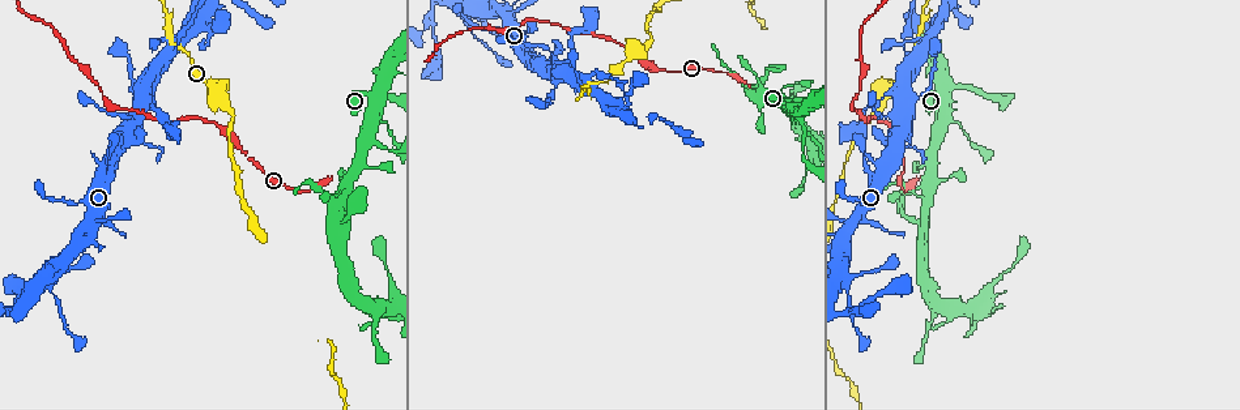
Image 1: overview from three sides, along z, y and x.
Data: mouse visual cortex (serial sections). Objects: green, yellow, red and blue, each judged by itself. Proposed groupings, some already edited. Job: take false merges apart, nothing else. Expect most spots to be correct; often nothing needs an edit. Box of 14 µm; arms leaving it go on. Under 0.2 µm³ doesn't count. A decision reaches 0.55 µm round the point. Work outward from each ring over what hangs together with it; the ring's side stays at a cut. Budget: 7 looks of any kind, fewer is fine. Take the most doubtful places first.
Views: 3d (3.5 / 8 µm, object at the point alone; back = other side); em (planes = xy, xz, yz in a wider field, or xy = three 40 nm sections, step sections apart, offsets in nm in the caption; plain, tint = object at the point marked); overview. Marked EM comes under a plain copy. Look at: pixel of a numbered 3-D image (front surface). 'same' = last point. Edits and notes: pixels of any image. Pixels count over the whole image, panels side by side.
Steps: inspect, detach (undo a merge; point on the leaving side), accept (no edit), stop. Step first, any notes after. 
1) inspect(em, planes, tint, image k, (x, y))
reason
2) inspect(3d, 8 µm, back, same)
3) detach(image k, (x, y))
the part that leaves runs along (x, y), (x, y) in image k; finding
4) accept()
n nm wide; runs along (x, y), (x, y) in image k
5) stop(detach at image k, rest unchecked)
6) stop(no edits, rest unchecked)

inspect(3d, 3.5 µm, back, image 1, (905, 157))
narrows sharply

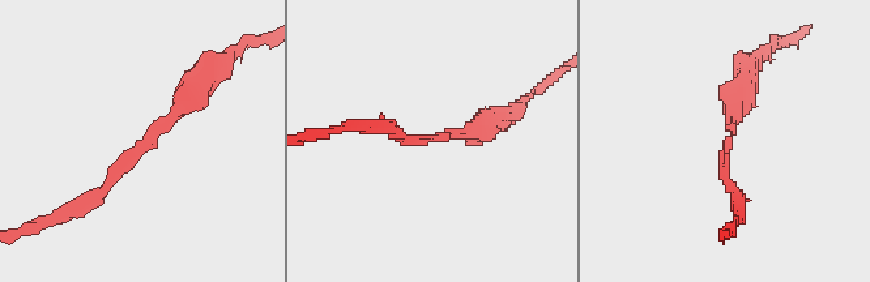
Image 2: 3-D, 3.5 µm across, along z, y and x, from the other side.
inspect(em, xy, step 5, tint, image 2, (149, 132))

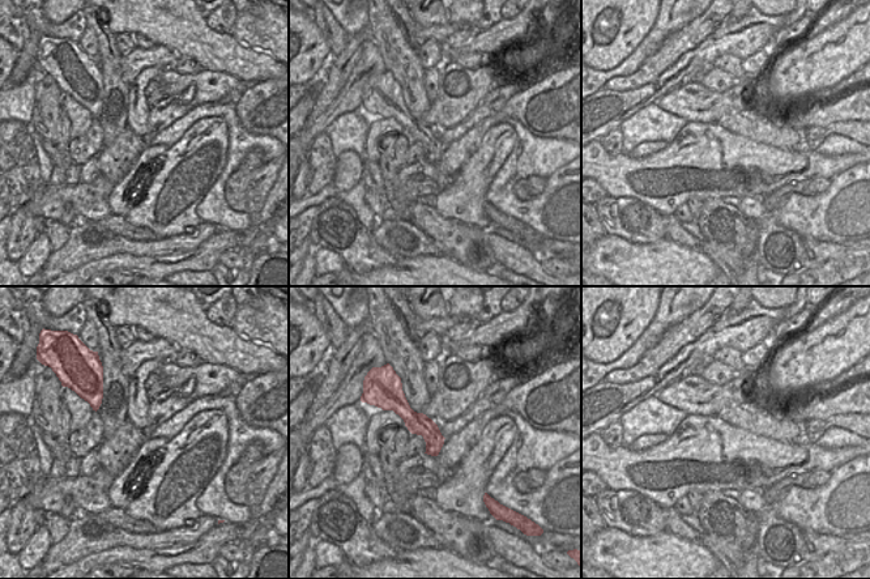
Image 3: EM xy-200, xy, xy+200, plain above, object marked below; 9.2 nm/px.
accept()
continuous, no second cell

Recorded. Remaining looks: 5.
inspect(3d, 3.5 µm, back, image 1, (434, 13))

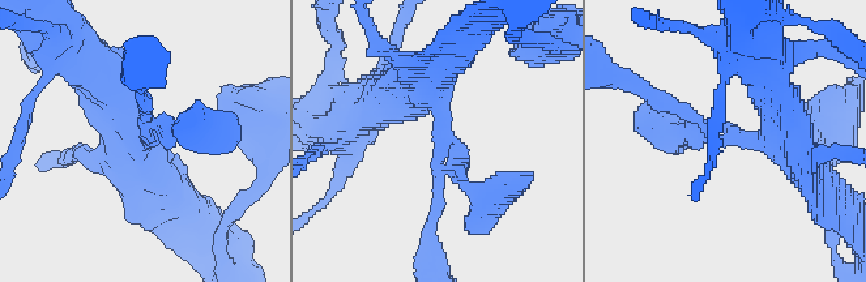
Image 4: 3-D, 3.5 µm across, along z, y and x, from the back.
inspect(em, xy, step 2, tint, image 4, (149, 137))
3 arms; arms of 200, 200, 500 nm; shape alone is not enough

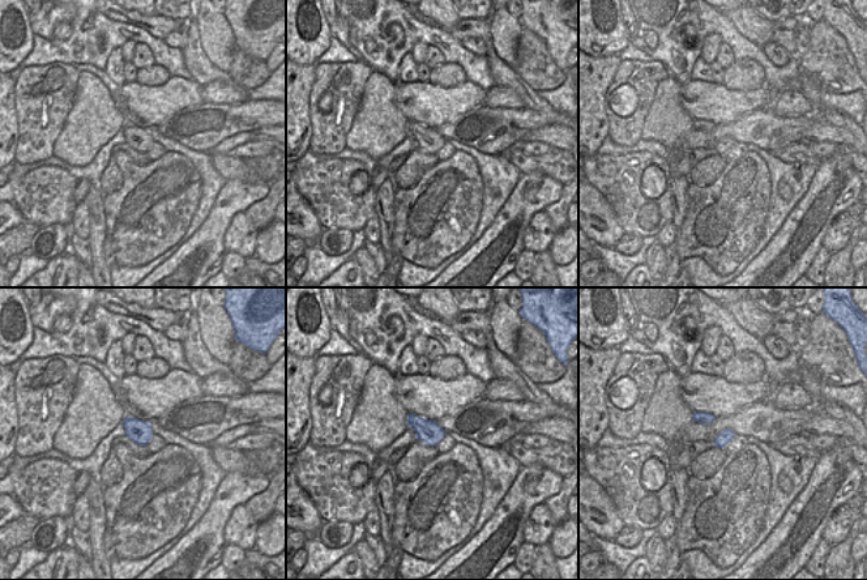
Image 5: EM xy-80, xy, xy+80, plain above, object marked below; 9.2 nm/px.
accept()
runs along (410, 97), (426, 86), (442, 112), (434, 210) in image 4; one cell here

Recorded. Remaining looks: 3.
inspect(3d, 3.5 µm, image 1, (944, 78))

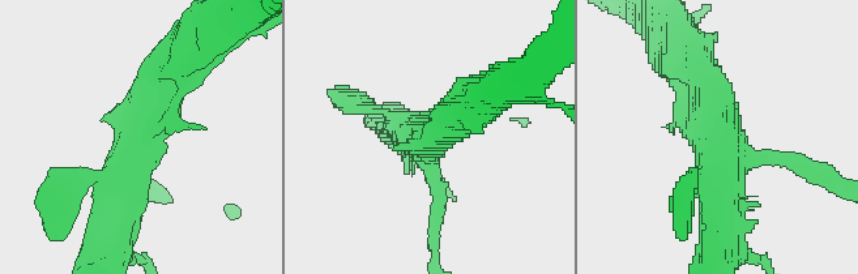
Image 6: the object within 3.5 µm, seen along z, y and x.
inspect(em, xy, step 1, tint, image 6, (140, 129))
3 arms; arms of 100, 150, 500 nm

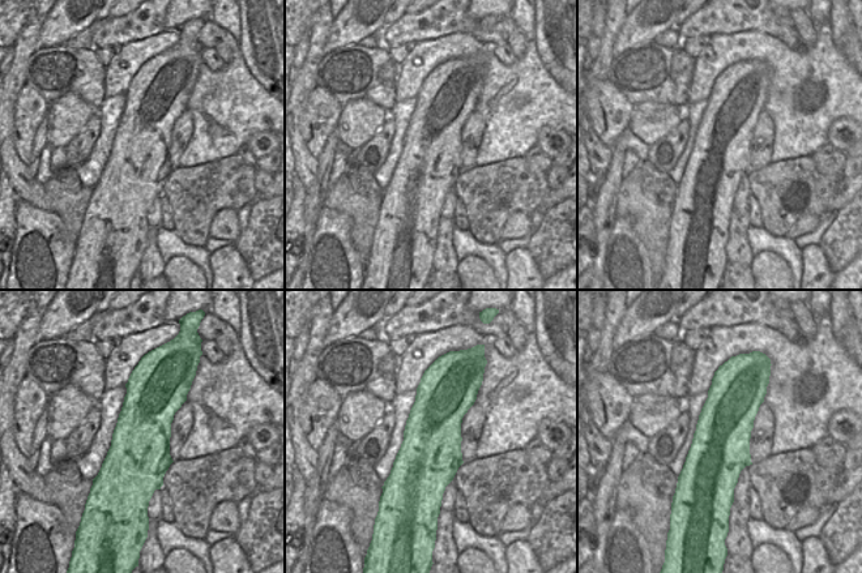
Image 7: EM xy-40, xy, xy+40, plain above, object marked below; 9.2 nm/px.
accept()
runs along (92, 178), (116, 182), (184, 56) in image 6; all the same cell

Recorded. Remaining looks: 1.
stop(no edits, rest unchecked)

